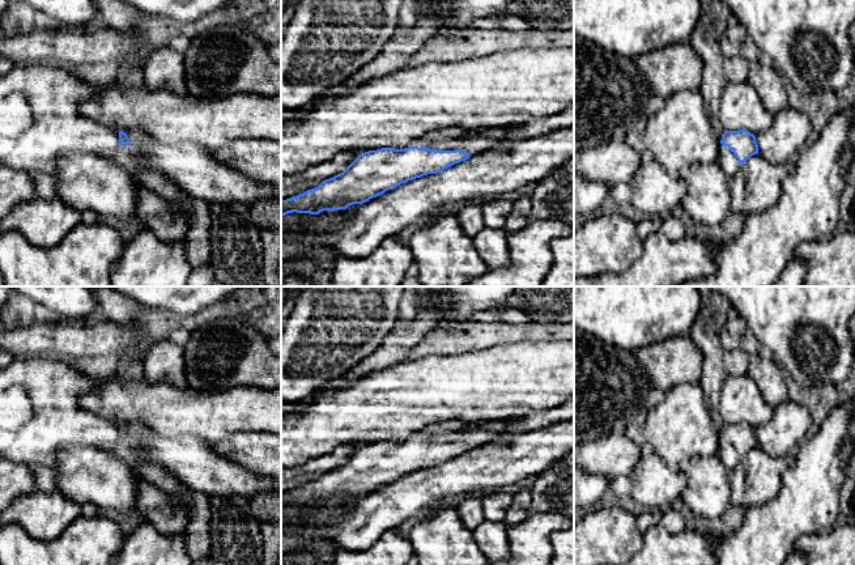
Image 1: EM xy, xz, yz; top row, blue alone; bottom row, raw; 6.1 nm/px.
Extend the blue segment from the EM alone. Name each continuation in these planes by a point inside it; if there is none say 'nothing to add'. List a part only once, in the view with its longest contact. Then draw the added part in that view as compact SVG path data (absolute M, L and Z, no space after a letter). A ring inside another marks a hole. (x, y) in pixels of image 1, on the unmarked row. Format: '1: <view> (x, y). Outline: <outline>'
1: xz (484, 433). Outline: M518 417L509 419L509 420L492 420L480 422L472 430L464 432L451 432L441 436L428 436L422 432L412 434L409 438L404 439L418 439L418 441L429 441L437 443L455 443L460 442L467 445L469 449L480 447L488 445L493 441L493 438L502 430L506 429L512 421ZM394 441L394 442L404 442L404 441Z

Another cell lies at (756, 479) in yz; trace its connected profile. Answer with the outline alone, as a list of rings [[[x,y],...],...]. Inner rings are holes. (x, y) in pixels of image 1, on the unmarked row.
[[[760,446],[741,456],[729,471],[731,505],[750,509],[774,500],[788,459],[767,455]]]

